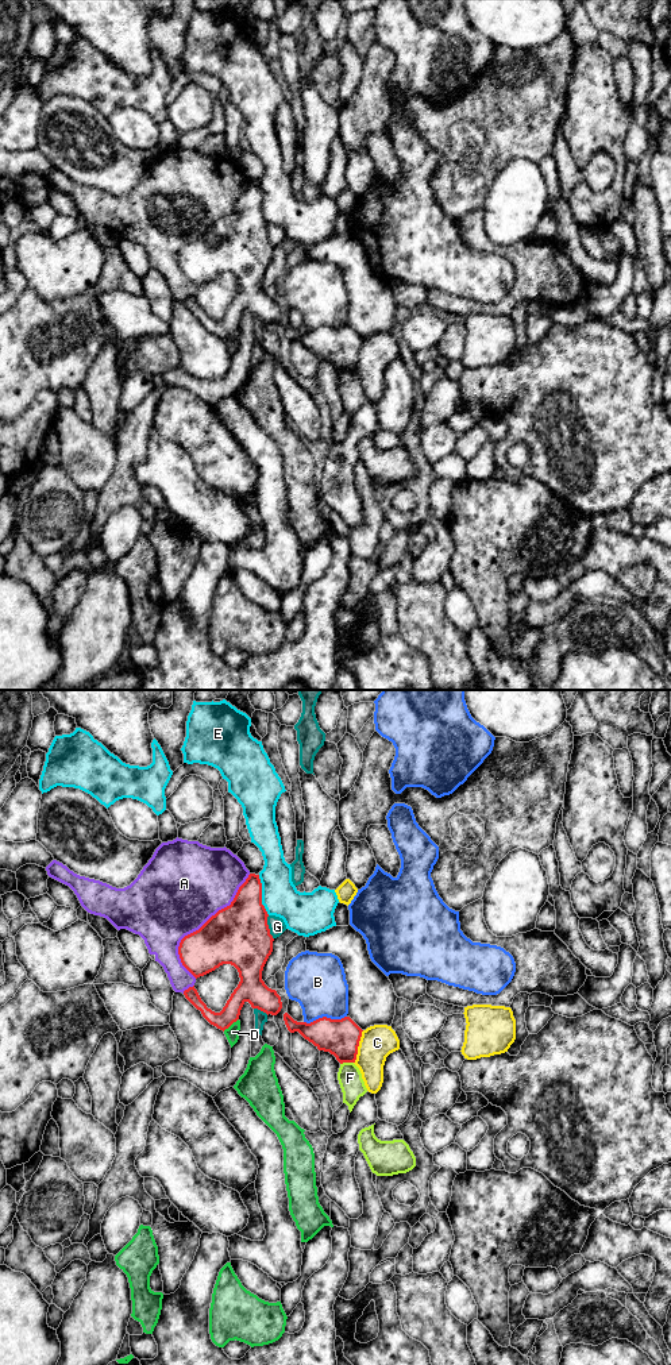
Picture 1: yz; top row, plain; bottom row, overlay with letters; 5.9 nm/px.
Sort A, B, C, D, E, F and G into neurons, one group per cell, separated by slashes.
A / B / C / D / E / F / G

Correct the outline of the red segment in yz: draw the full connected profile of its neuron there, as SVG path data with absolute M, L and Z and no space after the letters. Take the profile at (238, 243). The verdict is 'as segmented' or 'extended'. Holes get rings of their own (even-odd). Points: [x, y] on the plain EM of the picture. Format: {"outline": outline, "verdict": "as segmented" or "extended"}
{"outline": "M250 182L230 215L180 251L181 271L196 288L223 273L231 273L239 281L240 290L220 321L207 316L194 294L184 300L203 325L223 340L239 328L246 311L267 324L277 324L282 317L281 305L262 289L274 250L267 225L259 184Z", "verdict": "as segmented"}

